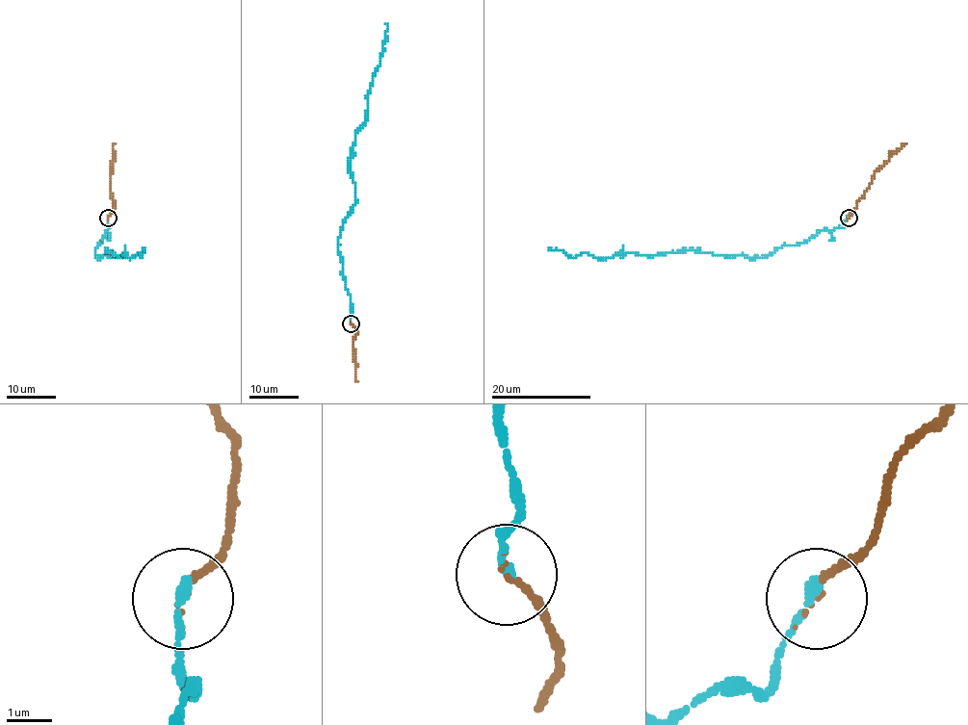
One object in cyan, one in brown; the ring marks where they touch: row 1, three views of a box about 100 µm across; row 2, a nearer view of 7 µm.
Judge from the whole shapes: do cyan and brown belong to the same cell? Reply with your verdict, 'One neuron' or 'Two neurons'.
One neuron

